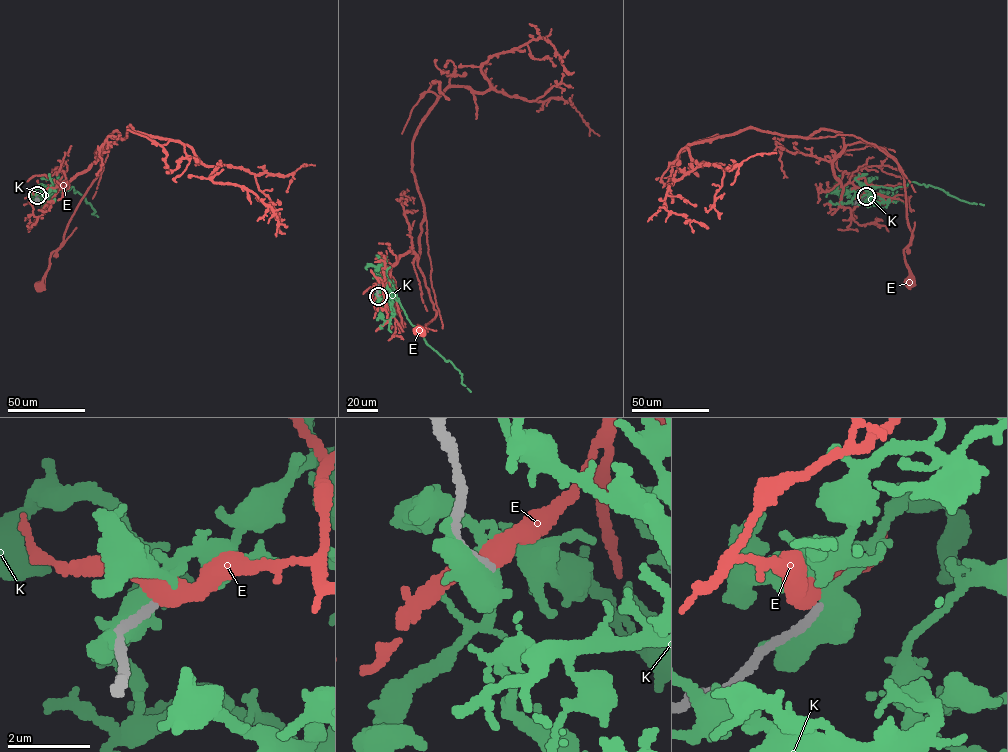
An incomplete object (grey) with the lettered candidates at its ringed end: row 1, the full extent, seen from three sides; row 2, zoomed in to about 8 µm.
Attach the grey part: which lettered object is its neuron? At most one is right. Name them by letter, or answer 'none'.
none

